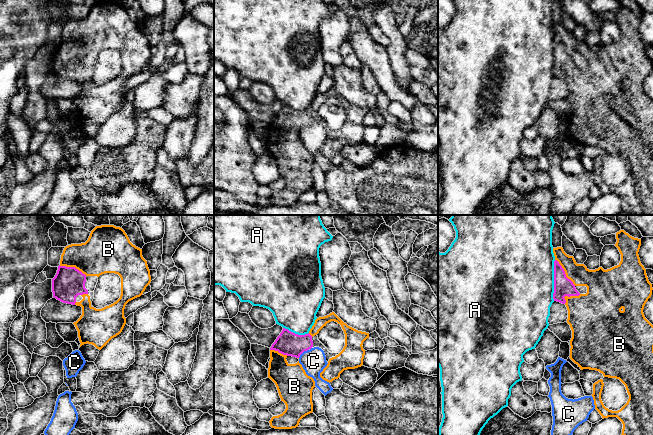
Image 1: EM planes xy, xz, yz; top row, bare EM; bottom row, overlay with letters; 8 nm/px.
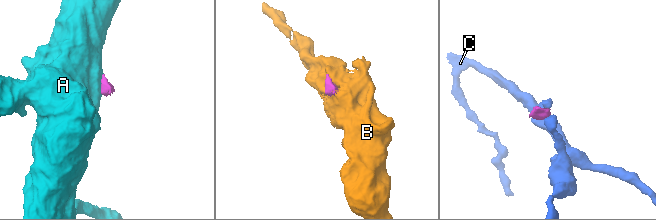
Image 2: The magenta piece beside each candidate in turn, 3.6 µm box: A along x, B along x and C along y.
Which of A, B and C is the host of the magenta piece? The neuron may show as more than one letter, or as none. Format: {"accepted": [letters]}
{"accepted": ["B"]}

